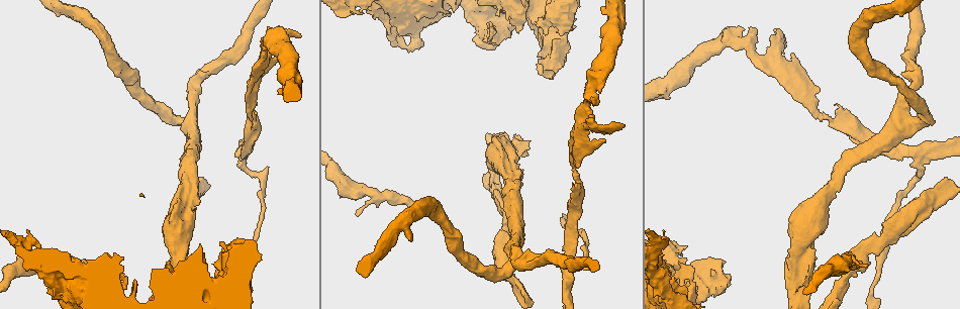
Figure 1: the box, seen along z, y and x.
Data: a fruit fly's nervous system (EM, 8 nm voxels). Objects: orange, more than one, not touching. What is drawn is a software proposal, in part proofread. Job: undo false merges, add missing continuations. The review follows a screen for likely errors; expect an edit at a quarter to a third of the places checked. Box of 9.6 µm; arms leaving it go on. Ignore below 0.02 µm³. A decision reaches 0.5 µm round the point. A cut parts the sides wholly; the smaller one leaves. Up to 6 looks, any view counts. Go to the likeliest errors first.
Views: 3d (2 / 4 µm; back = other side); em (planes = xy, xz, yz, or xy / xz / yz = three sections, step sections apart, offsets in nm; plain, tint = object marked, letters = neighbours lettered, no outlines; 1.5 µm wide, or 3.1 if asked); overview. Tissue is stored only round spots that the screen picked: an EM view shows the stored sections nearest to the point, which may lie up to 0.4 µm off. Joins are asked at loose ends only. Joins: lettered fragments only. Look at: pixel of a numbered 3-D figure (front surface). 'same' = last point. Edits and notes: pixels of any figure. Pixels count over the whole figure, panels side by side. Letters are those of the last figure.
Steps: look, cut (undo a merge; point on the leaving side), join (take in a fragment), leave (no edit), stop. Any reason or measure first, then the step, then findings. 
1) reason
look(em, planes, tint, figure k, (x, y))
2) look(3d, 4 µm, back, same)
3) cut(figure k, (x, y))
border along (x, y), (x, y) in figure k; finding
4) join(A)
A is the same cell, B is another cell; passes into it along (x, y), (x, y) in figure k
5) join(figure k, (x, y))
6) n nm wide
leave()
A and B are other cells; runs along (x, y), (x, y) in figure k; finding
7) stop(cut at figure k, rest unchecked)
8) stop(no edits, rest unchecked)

free end
look(em, yz, step 4, plain, figure 1, (861, 262))

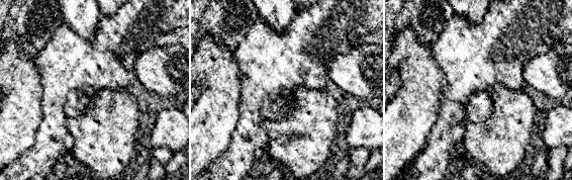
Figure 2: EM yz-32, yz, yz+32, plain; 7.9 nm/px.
what lies round it
look(em, yz, step 4, letters, same)

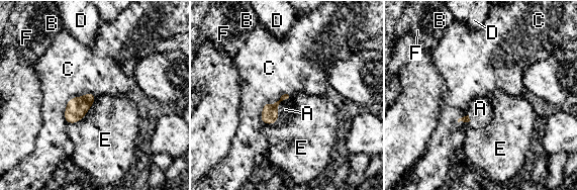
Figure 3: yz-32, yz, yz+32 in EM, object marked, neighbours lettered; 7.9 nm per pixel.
C touches over 340 nm
join(A)
A is the same cell, B, C, D, E and F are other cells; passes into it along (269, 115), (277, 107), (285, 109) in figure 3; the cell continues

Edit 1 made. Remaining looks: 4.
redraw
look(overview)

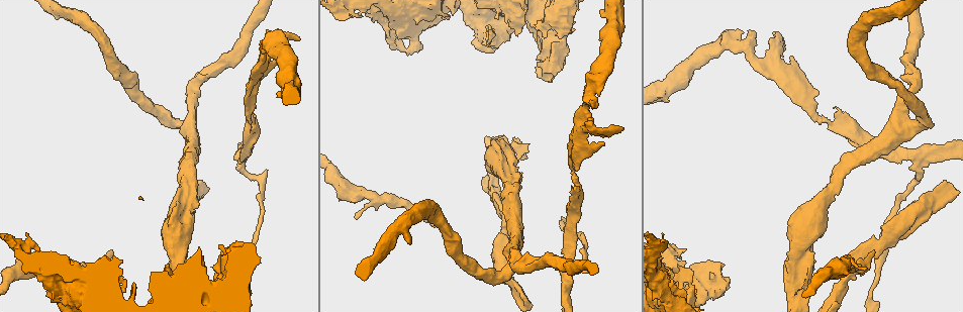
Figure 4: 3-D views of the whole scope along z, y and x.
stops while still wide
look(3d, 4 µm, figure 4, (686, 248))

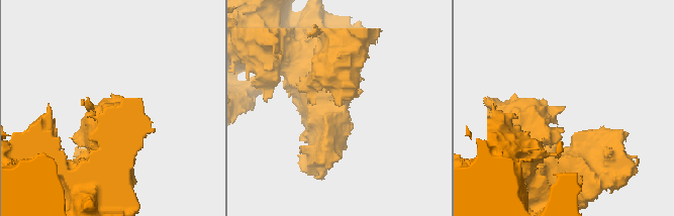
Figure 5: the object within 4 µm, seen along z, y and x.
look(em, planes, letters, figure 5, (564, 106))

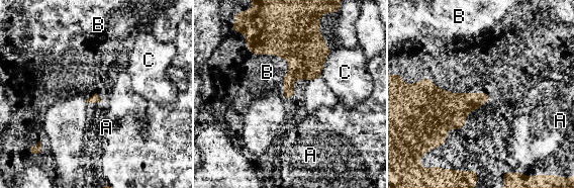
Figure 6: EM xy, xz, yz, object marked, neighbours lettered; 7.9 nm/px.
leave()
A, B and C are other cells; border along (245, 42), (287, 61), (284, 98) in figure 6; no lettered fragment goes on from it

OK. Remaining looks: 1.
stop(join at figure 3, rest unchecked)

